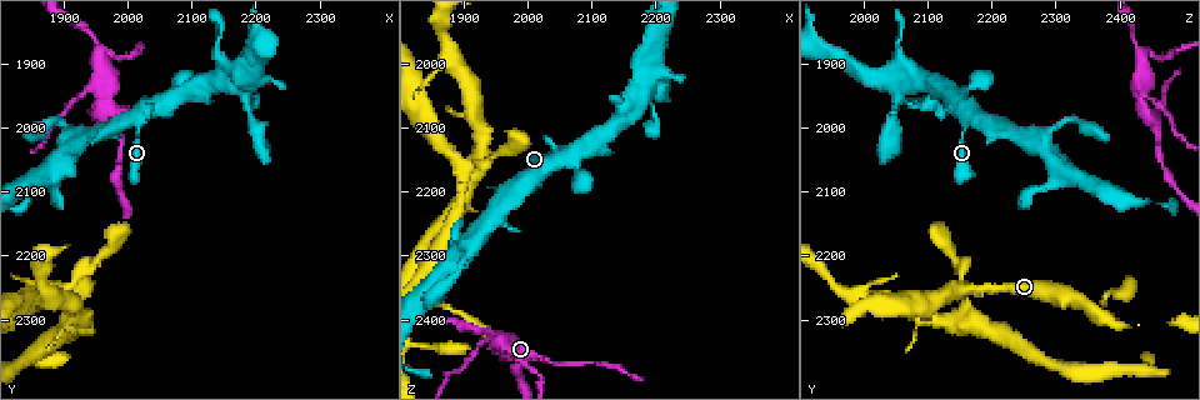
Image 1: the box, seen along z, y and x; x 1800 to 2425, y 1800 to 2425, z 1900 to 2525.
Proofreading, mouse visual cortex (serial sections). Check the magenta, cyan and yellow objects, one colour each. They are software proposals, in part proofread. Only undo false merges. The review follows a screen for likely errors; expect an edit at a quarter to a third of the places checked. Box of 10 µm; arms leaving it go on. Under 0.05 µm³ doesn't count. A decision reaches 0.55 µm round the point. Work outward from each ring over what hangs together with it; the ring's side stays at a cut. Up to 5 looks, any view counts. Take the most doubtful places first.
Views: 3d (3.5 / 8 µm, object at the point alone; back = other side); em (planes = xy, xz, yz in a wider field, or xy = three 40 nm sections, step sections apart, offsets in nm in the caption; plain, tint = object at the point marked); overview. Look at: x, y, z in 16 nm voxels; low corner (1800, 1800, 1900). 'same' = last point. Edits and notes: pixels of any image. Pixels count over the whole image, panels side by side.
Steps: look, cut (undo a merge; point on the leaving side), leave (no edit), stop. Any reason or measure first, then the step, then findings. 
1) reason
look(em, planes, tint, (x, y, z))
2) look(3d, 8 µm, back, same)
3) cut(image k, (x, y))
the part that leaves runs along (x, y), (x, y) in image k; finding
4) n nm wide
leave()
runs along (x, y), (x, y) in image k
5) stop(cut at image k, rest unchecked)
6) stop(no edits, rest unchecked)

three-way junction
look(3d, 8 µm, (2195, 1975, 2045))

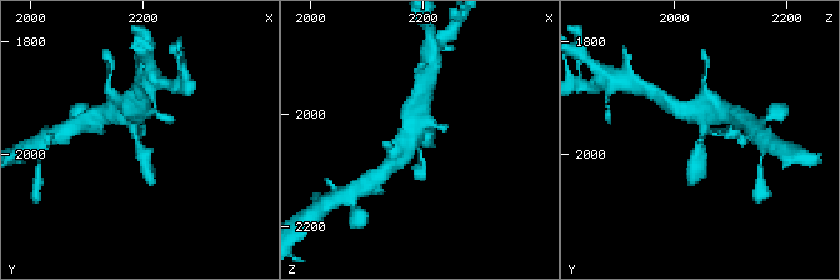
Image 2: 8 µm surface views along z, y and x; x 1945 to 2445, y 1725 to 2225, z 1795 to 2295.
look(3d, 3.5 µm, same)

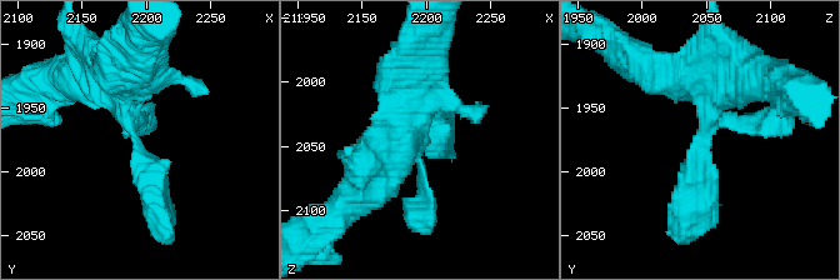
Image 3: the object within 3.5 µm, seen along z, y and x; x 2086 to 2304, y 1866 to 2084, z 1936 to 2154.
3 arms; arms of 150, 350, 400 nm; need the tissue
look(em, planes, tint, (2196, 1976, 2046))

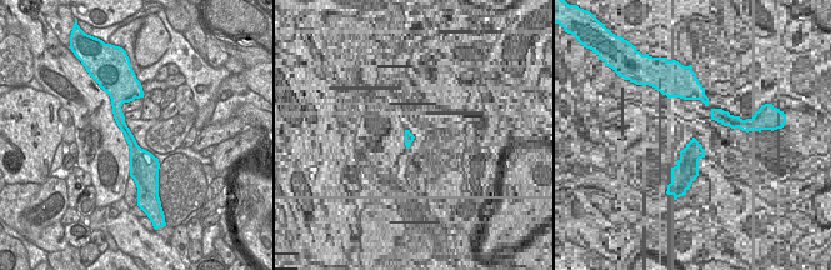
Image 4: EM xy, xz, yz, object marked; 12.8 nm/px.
leave()
runs along (111, 75), (154, 171), (158, 216) in image 3; continuous, no second cell

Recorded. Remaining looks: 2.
thick turns thin
look(3d, 3.5 µm, (1920, 1950, 2445))

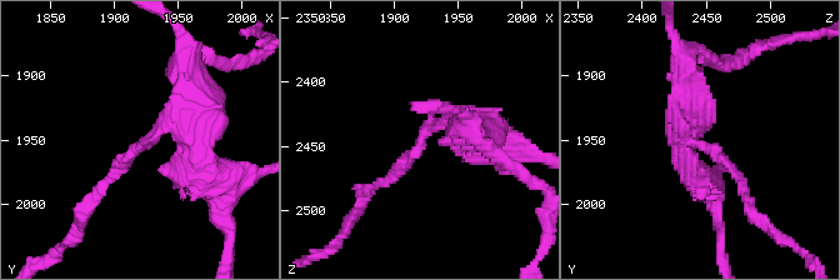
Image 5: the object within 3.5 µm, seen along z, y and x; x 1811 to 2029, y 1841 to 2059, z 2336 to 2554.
look(em, xy, step 5, tint, (1924, 1950, 2440))

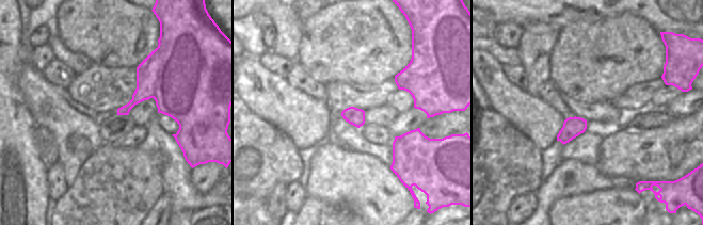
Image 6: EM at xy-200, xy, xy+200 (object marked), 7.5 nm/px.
arms of 150, 300 nm
cut(image 5, (416, 153))
the part that leaves runs along (444, 121), (375, 186) in image 5; a second cell is stuck on

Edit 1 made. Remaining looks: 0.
stop(cut at image 5, rest unchecked)

